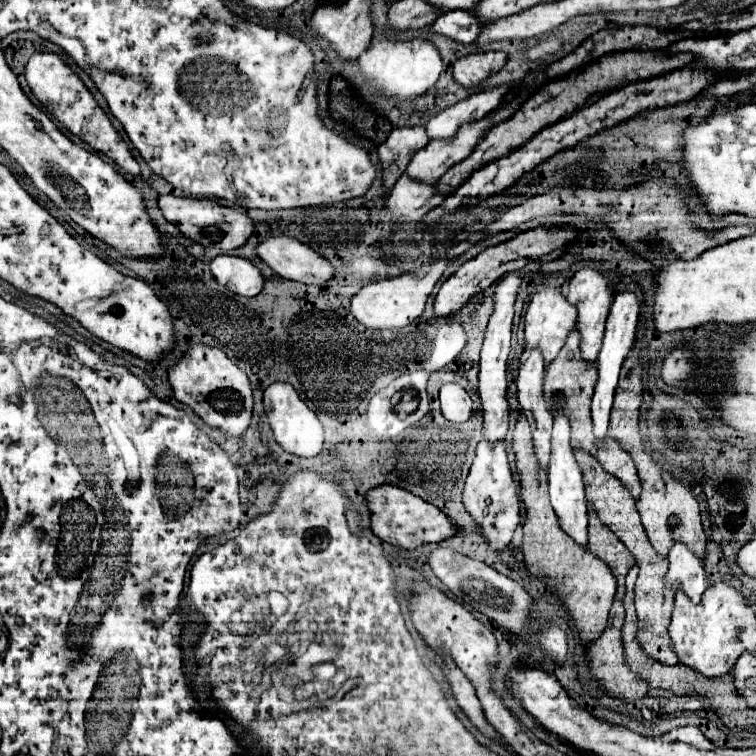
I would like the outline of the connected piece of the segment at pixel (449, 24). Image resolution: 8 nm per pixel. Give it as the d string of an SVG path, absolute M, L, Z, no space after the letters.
M449 10L437 18L437 22L431 26L433 32L445 34L461 44L473 44L477 40L477 32L485 28L477 16L469 16L467 10Z

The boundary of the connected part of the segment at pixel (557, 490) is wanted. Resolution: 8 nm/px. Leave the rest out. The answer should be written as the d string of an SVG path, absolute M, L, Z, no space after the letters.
M559 416L553 424L551 464L549 464L549 494L551 494L551 506L559 518L559 526L579 546L587 546L587 504L585 504L583 476L581 476L581 470L575 462L573 450L569 446L569 420L565 416Z

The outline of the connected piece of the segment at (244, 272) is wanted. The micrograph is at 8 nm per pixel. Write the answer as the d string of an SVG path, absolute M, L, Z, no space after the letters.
M215 256L211 260L211 272L219 284L227 284L227 288L239 296L257 296L265 284L261 270L239 256Z

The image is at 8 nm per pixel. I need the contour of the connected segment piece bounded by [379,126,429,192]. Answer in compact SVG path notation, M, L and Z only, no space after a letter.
M425 126L395 128L387 140L379 146L379 160L383 168L383 190L389 192L397 178L405 172L413 154L429 144Z

